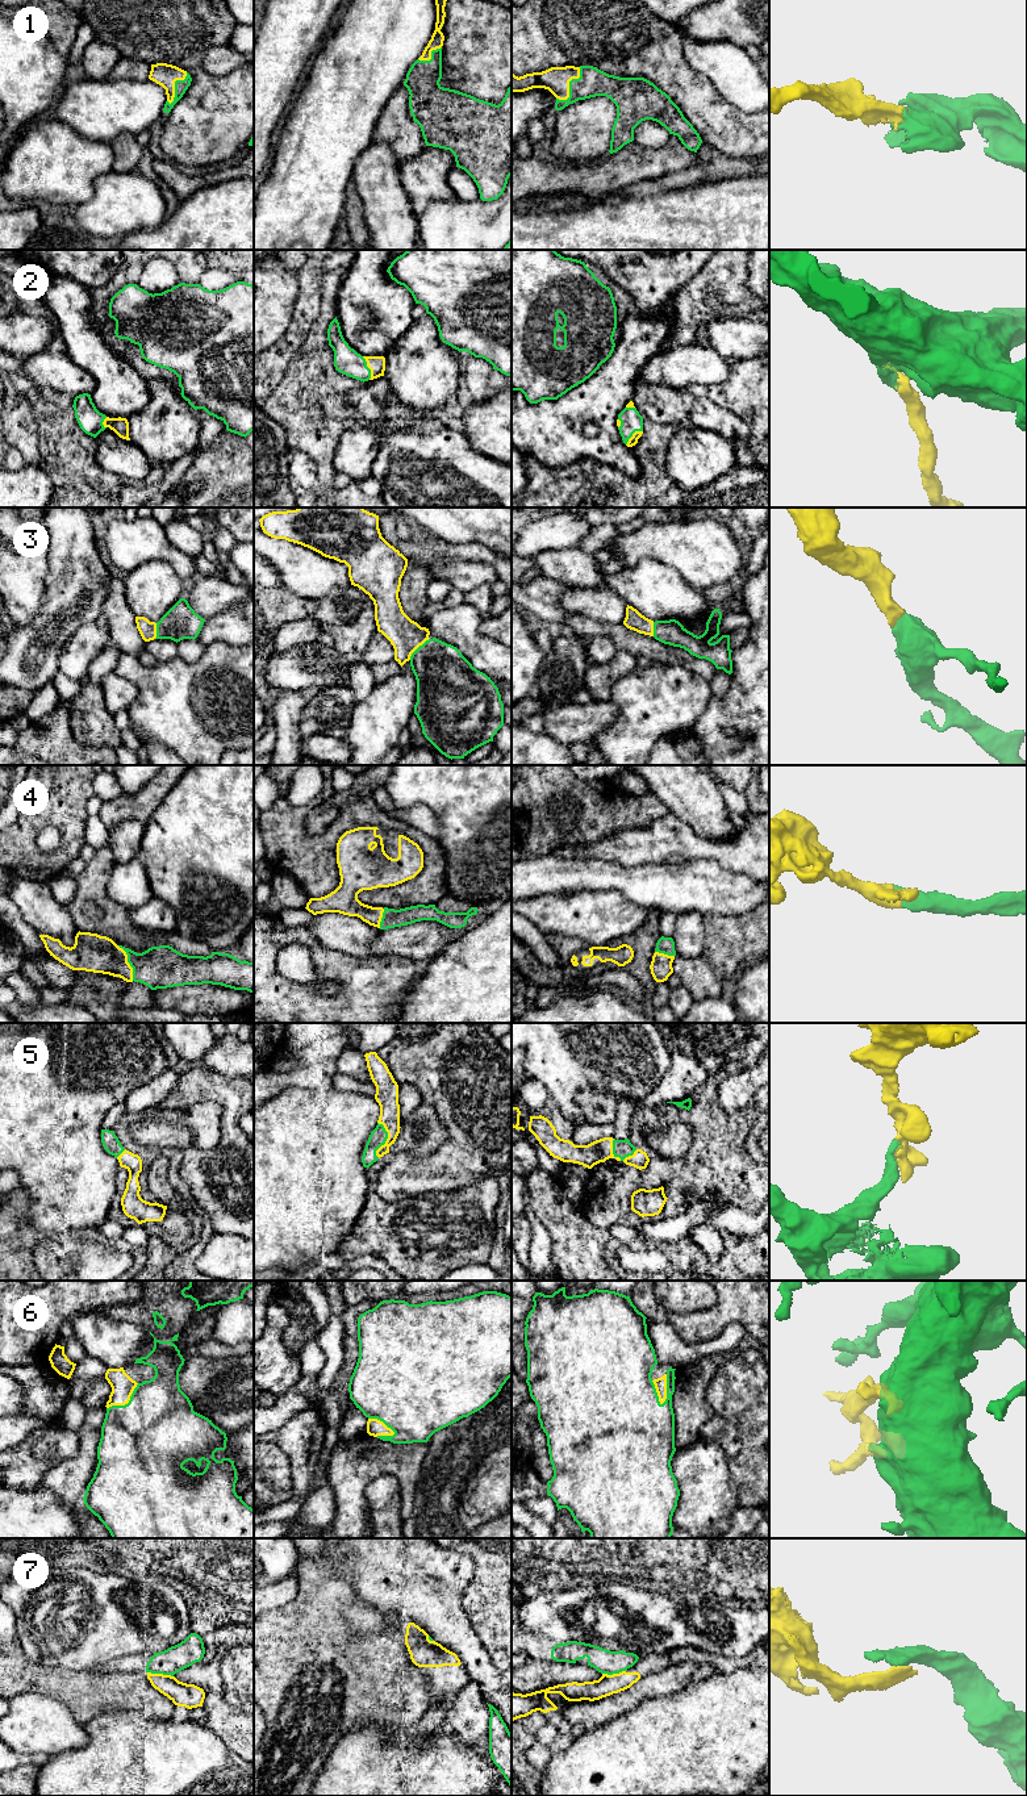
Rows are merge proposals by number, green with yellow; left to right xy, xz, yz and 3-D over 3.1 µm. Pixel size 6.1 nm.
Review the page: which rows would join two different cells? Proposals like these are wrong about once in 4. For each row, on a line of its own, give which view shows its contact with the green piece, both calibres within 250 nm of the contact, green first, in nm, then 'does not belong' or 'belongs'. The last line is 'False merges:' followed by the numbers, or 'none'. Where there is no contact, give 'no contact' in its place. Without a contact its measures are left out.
1: meets green in yz; 170 nm thick on the green side, 160 nm on the other; belongs
2: meets green in xz; 160 nm thick on the green side, 100 nm on the other; belongs
3: meets green in xz; 360 nm thick on the green side, 200 nm on the other; belongs
4: meets green in xy; 260 nm thick on the green side, 240 nm on the other; belongs
5: meets green in yz; 110 nm thick on the green side, 140 nm on the other; belongs
6: meets green in yz; 360 nm thick on the green side, 80 nm on the other; belongs
7: meets green in xy; 160 nm thick on the green side, 140 nm on the other; does not belong
False merges: 7

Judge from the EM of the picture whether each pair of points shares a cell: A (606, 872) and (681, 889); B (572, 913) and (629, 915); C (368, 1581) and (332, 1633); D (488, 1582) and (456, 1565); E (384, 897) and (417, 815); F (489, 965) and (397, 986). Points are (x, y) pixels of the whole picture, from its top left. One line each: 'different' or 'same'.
A: same
B: same
C: different
D: different
E: different
F: different

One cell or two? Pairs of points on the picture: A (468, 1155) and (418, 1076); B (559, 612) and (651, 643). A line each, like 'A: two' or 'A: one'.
A: one
B: one

